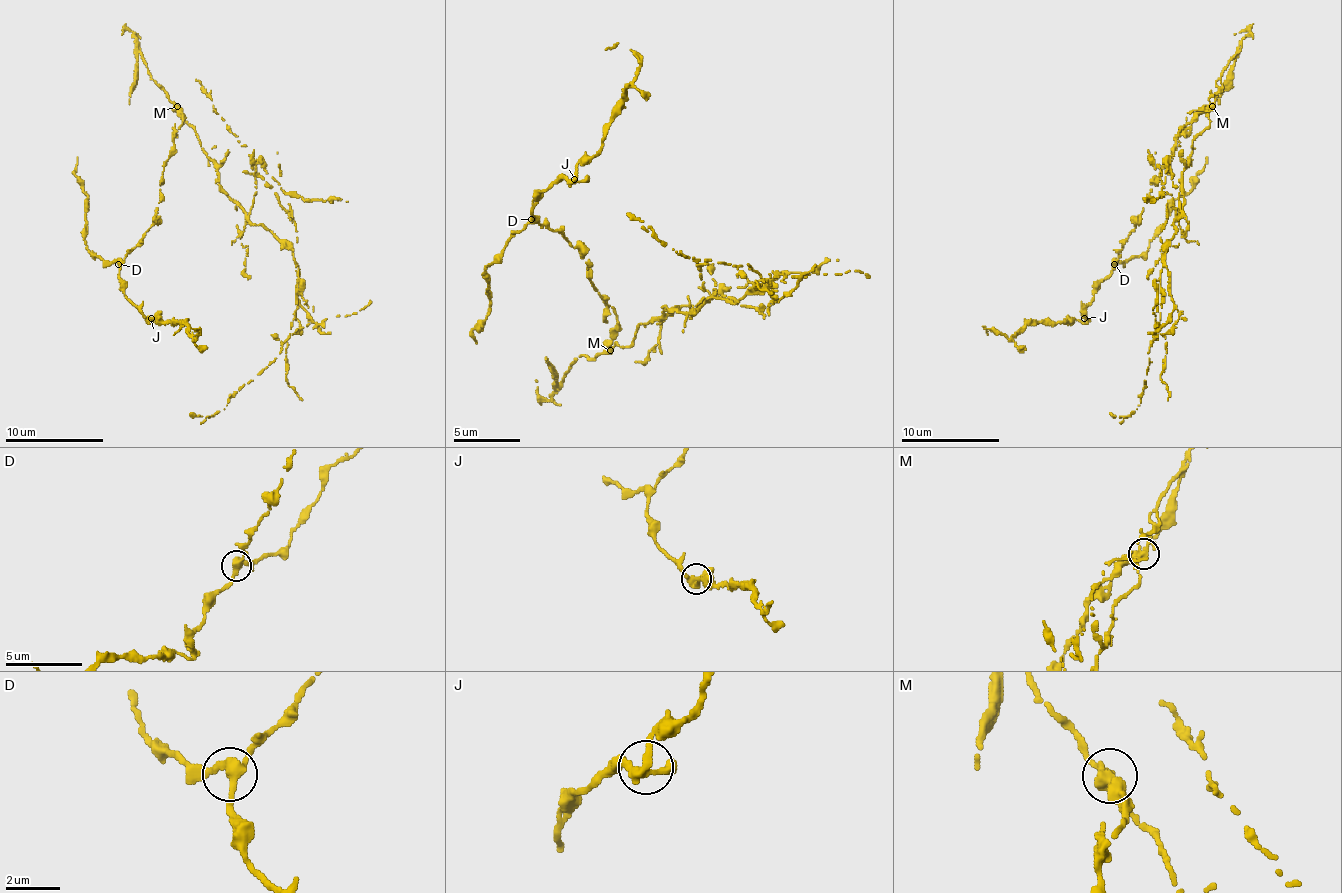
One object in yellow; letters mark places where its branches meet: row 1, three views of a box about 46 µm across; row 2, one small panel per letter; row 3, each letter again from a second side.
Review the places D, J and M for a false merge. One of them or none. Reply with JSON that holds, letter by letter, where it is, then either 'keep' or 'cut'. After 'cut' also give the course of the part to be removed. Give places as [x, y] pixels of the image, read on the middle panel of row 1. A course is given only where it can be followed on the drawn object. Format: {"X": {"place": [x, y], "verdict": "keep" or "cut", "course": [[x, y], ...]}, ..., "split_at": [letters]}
{"D": {"place": [531, 219], "verdict": "keep"}, "J": {"place": [574, 179], "verdict": "keep"}, "M": {"place": [610, 350], "verdict": "cut", "course": [[611, 351], [627, 347], [664, 311], [740, 301], [763, 288], [773, 301], [750, 265], [697, 262], [627, 212]]}, "split_at": ["M"]}

